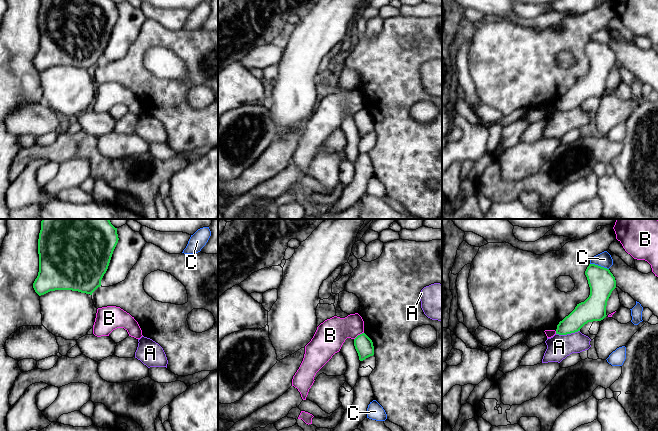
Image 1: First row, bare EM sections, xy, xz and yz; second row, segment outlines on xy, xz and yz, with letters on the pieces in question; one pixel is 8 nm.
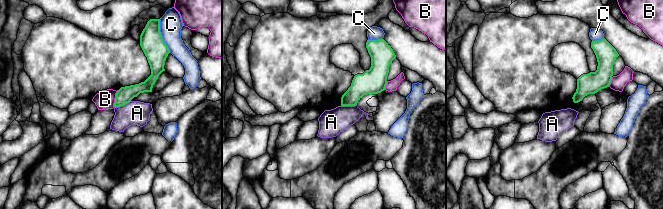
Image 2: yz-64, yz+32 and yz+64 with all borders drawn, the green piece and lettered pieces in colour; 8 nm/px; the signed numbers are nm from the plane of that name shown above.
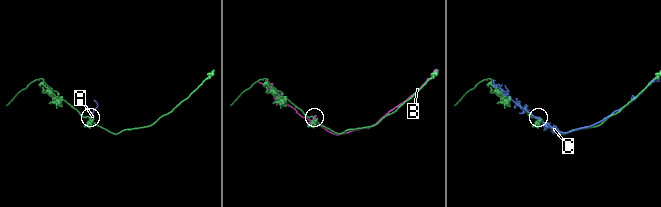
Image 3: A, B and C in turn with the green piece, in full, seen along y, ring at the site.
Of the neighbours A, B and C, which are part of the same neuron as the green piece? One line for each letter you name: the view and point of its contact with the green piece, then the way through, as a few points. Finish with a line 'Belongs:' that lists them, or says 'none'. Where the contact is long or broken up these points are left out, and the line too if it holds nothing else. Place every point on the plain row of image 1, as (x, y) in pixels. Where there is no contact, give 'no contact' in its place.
Belongs: none

